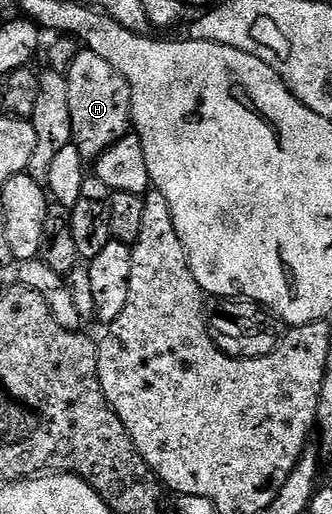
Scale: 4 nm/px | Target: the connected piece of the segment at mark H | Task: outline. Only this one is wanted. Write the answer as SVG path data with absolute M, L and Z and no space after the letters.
M78 52L67 74L67 103L71 109L71 143L85 163L96 162L103 151L107 151L107 147L130 132L133 108L129 84L123 75L119 75L119 71L115 71L115 67L111 67L111 63L107 63L107 59L103 59L103 55Z

